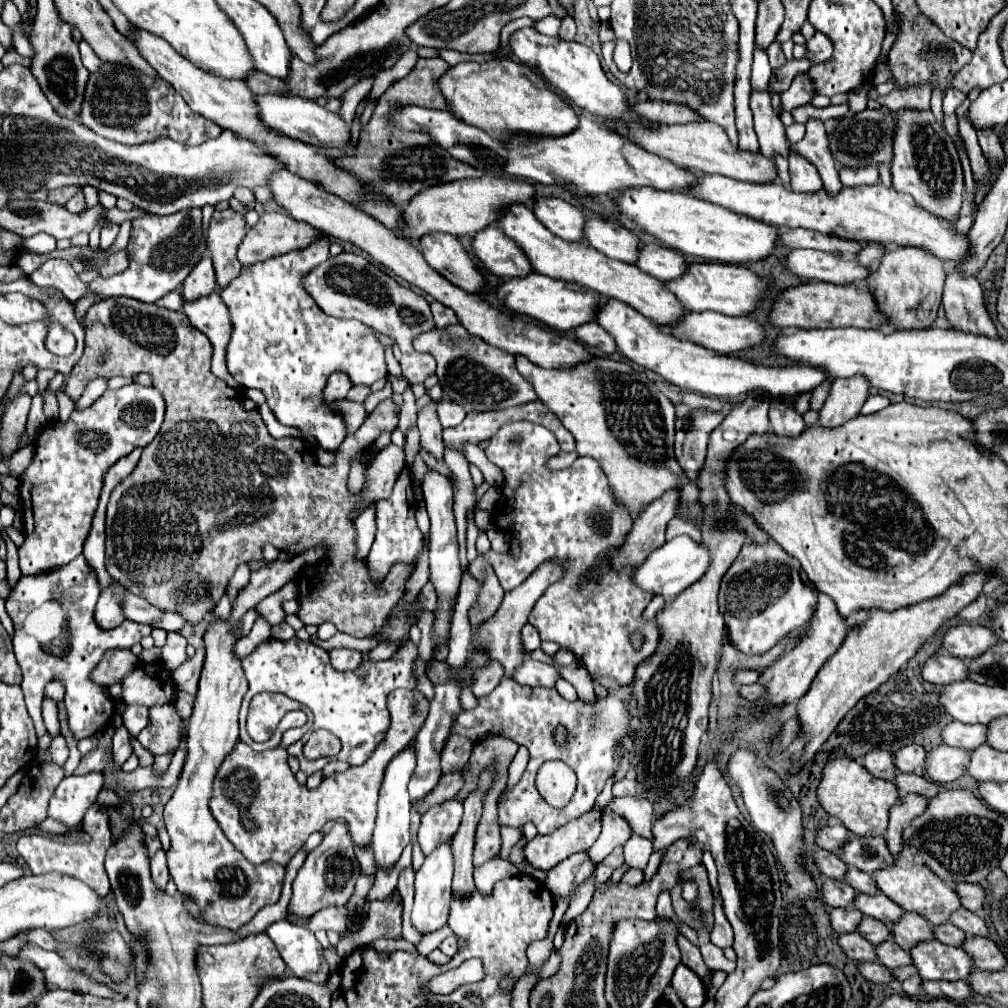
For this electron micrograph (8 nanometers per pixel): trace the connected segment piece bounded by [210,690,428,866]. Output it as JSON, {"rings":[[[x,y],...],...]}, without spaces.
{"rings":[[[394,690],[388,696],[388,710],[392,716],[390,728],[372,758],[368,758],[364,766],[350,768],[344,774],[326,776],[316,790],[308,790],[296,782],[288,766],[286,740],[264,752],[254,752],[242,740],[236,742],[232,754],[224,758],[220,770],[216,772],[210,798],[214,820],[220,824],[222,832],[236,846],[236,850],[240,850],[252,864],[276,862],[284,866],[312,832],[318,832],[326,822],[337,819],[344,819],[350,824],[352,836],[360,846],[368,846],[374,830],[384,768],[390,758],[400,752],[420,730],[428,714],[428,700],[416,690]]]}

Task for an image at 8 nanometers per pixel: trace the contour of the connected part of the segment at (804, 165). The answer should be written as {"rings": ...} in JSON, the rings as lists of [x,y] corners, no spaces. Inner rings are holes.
{"rings":[[[790,152],[788,162],[790,162],[790,178],[792,178],[794,192],[808,194],[808,192],[822,190],[822,180],[818,176],[818,170],[810,162],[806,162],[804,158],[800,158],[794,152]]]}

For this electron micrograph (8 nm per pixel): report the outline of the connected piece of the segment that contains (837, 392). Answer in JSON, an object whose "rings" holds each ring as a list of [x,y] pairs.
{"rings":[[[836,378],[830,388],[828,402],[820,410],[820,426],[834,428],[856,416],[870,396],[868,378]]]}

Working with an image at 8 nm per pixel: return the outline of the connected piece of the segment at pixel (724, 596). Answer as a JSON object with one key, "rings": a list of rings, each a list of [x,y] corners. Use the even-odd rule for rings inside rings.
{"rings":[[[774,540],[766,542],[762,546],[756,546],[752,542],[746,542],[728,572],[722,578],[720,594],[718,594],[718,606],[720,614],[728,628],[728,640],[730,644],[744,652],[744,654],[764,654],[776,642],[780,642],[784,636],[804,628],[804,624],[812,618],[816,608],[816,594],[800,580],[800,562],[792,556],[788,556]]]}

